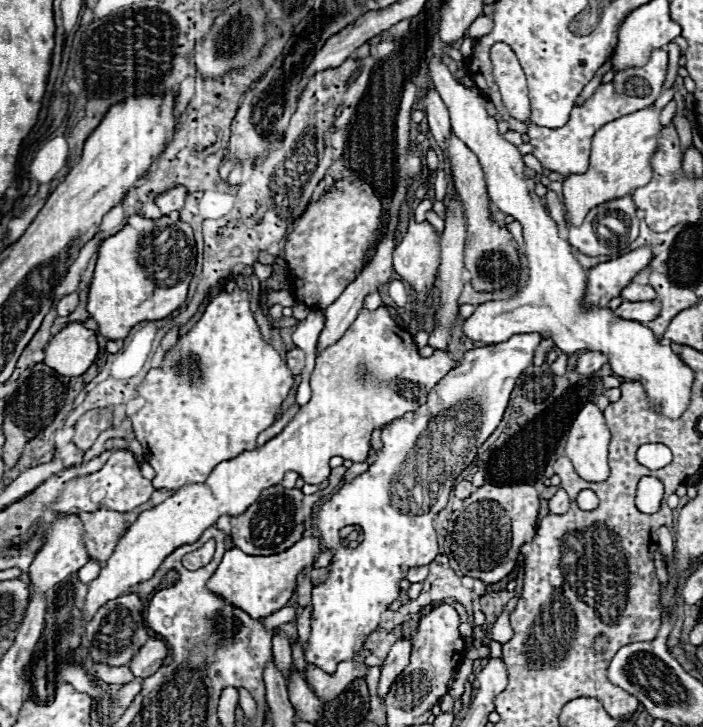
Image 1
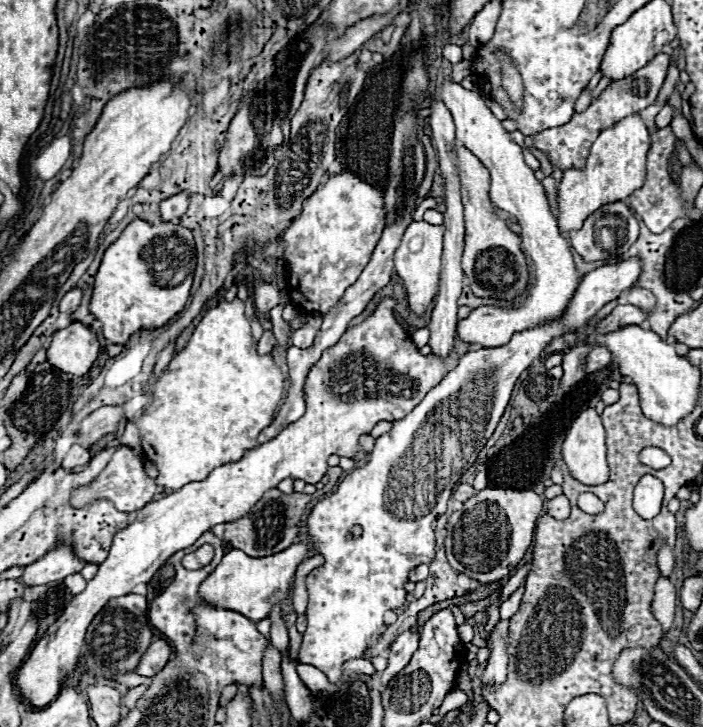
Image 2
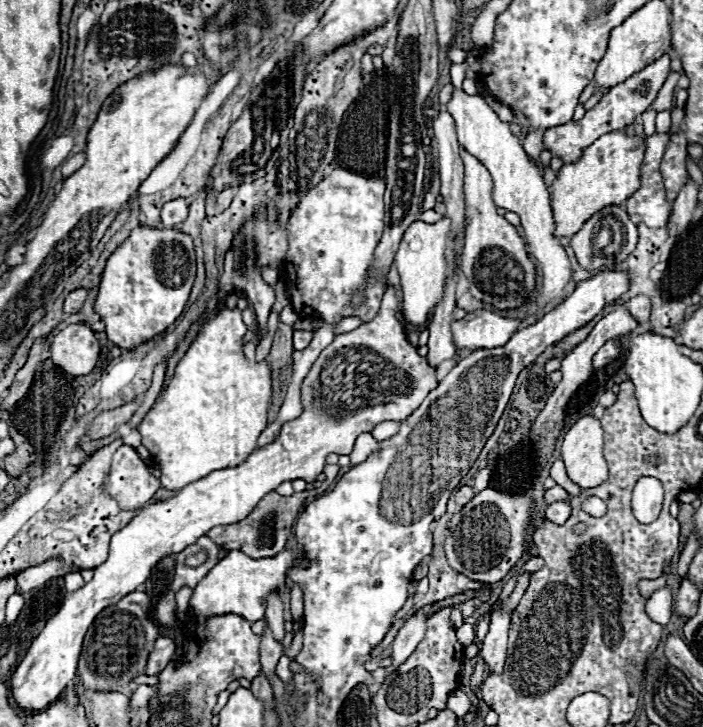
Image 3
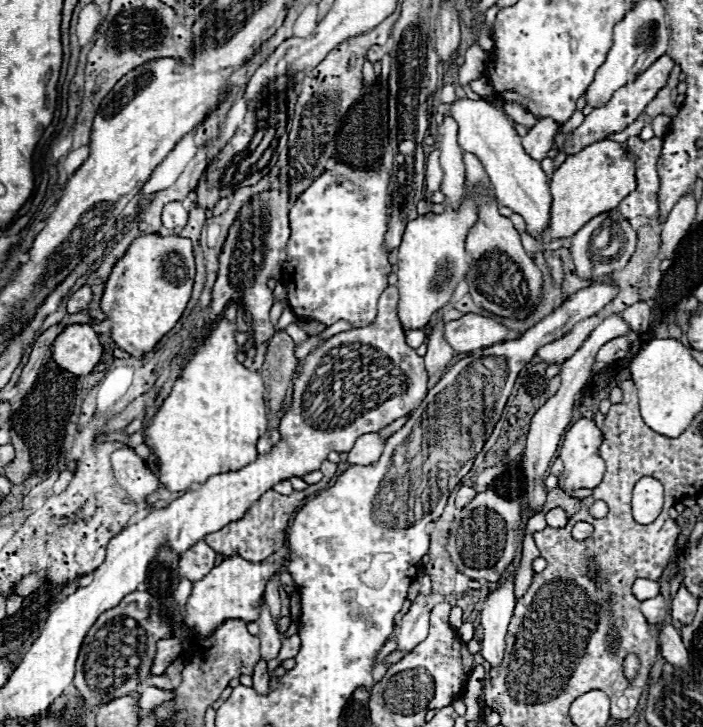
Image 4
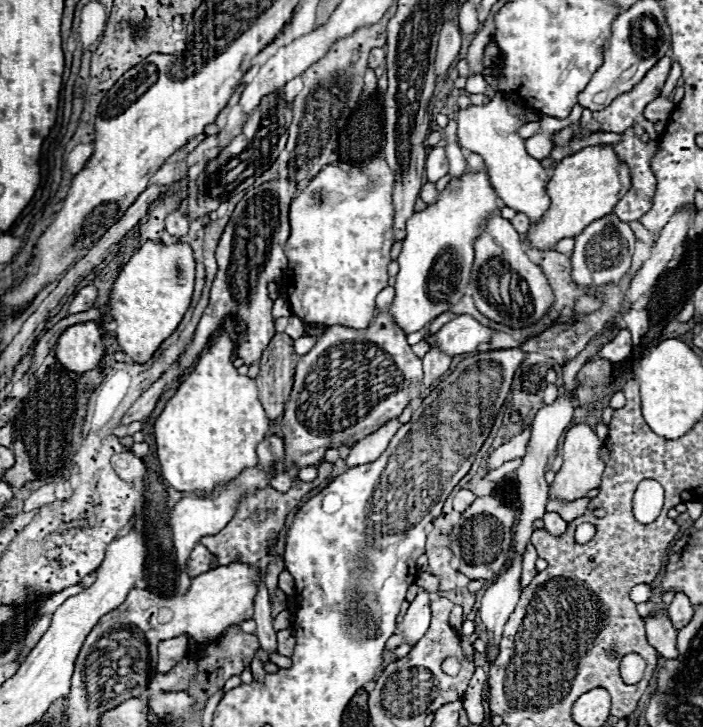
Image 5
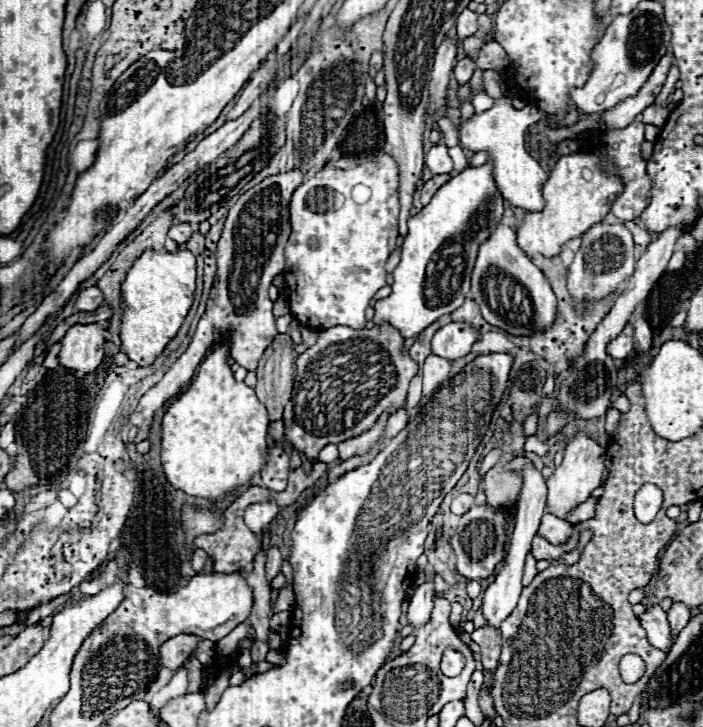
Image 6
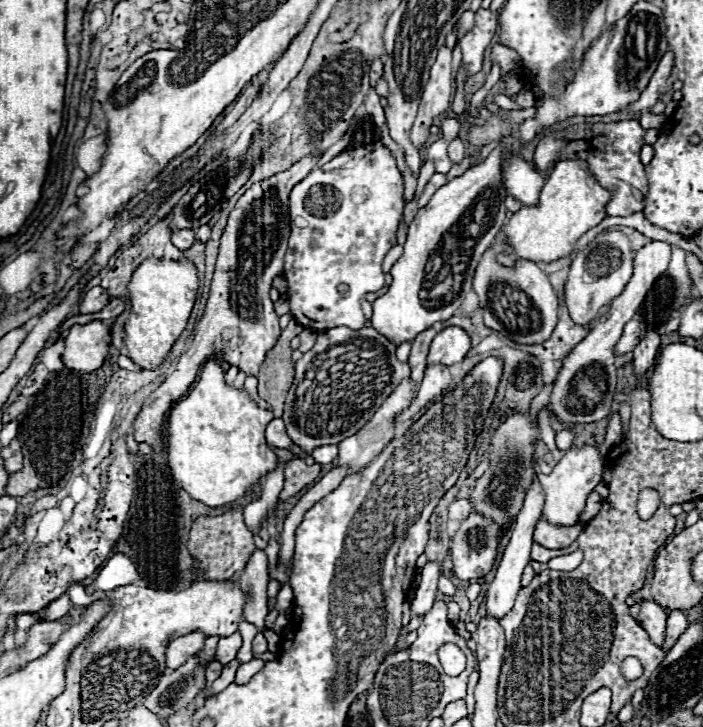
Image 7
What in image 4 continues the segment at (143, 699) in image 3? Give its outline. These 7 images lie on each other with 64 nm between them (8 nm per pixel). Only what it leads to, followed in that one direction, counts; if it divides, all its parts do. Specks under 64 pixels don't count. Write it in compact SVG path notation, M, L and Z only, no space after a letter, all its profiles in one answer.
M148 686L141 694L138 694L138 706L148 710L162 706L162 702L166 700L172 700L172 694L154 686Z

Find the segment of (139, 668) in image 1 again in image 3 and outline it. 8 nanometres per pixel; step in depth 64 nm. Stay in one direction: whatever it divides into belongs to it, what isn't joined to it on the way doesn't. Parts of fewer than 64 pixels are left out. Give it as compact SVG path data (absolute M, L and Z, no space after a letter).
M160 636L160 638L156 640L156 644L154 644L154 650L152 650L150 656L148 656L148 664L146 664L146 670L144 670L144 672L146 672L148 676L154 676L154 674L162 672L164 666L172 660L174 652L176 652L174 640Z

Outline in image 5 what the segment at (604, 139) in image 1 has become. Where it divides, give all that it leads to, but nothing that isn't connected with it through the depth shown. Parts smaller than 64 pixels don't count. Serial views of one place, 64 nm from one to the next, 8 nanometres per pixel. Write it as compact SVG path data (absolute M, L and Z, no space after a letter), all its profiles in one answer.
M596 144L596 146L582 148L556 164L554 176L550 178L550 182L546 186L546 192L548 192L552 204L550 204L548 212L544 214L544 218L538 224L530 226L530 230L526 232L526 238L532 242L532 246L536 246L544 252L552 250L552 246L558 240L574 238L588 224L610 214L616 208L618 200L630 188L632 188L630 170L624 162L620 162L612 144Z

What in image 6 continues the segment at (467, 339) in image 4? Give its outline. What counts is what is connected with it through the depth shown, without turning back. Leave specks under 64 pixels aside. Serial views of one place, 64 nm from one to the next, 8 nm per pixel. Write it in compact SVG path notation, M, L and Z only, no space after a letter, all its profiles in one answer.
M450 322L442 326L432 338L432 354L456 360L466 356L480 340L480 332L468 322Z

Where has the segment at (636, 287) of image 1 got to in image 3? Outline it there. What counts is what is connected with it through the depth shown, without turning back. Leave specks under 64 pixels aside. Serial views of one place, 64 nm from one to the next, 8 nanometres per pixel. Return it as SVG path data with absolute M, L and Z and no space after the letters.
M638 294L638 296L634 296L634 298L630 298L630 300L626 302L626 308L636 316L636 320L638 320L640 324L644 324L644 322L648 322L648 316L650 316L650 308L652 308L650 302L652 302L652 300L650 300L648 296Z

